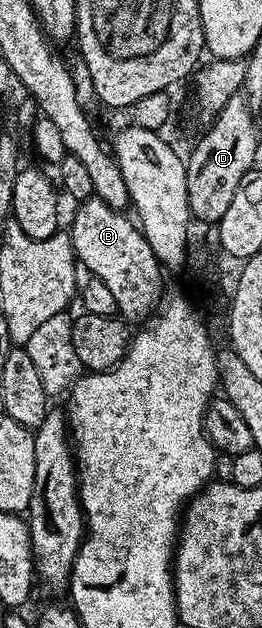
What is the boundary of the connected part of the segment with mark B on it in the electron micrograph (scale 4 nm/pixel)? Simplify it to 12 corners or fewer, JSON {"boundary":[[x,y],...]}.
{"boundary":[[125,211],[73,215],[73,253],[141,325],[162,306],[161,263]]}

